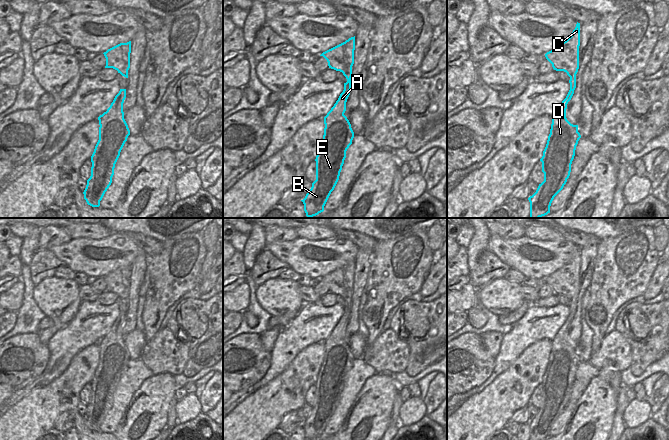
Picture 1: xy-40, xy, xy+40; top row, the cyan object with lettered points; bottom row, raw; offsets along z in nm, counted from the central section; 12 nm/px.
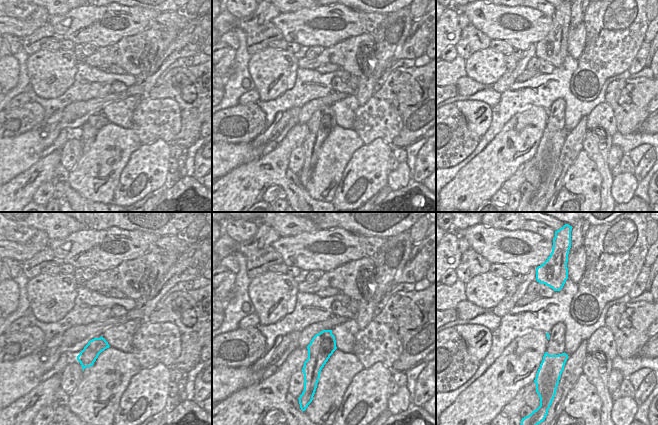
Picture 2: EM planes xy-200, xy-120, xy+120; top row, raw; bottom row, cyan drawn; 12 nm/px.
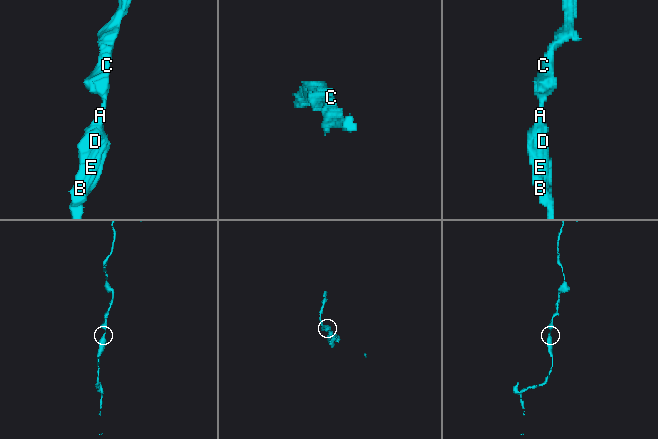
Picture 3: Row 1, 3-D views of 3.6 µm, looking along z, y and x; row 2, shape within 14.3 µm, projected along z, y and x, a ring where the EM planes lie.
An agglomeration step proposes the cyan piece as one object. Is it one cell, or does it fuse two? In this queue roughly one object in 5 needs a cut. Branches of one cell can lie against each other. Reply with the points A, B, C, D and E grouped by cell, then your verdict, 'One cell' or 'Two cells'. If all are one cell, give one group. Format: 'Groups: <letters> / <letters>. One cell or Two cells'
Groups: A B C D E. One cell.

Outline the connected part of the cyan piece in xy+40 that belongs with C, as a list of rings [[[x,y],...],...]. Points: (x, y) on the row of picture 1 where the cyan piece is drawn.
[[[577,22],[572,35],[545,54],[554,70],[564,71],[570,77],[570,90],[552,116],[550,134],[540,159],[544,181],[539,184],[536,192],[528,198],[530,218],[540,218],[550,213],[550,206],[554,197],[563,189],[570,176],[576,146],[581,138],[578,125],[571,124],[566,118],[567,104],[576,88],[579,46],[580,23]]]

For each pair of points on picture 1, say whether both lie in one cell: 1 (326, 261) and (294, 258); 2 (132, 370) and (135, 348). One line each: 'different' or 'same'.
1: same
2: different

